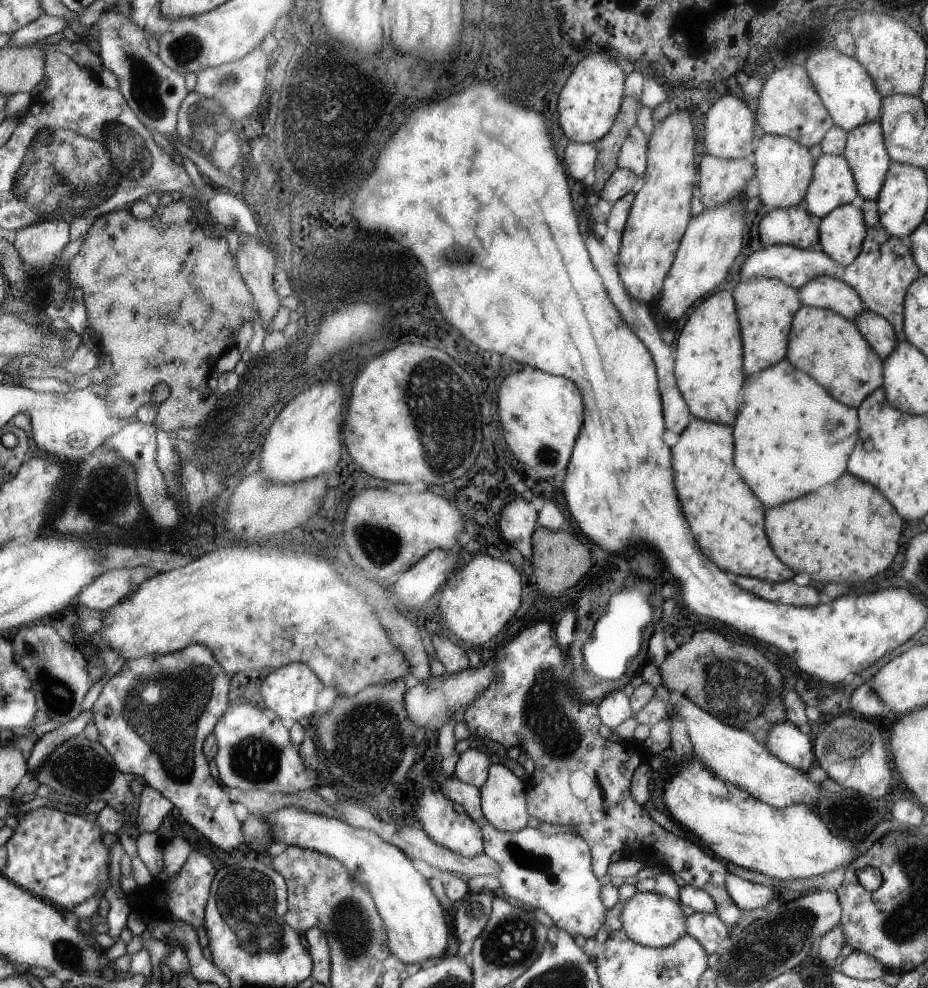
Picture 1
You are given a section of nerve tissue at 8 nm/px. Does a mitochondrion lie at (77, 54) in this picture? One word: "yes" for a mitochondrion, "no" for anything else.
no

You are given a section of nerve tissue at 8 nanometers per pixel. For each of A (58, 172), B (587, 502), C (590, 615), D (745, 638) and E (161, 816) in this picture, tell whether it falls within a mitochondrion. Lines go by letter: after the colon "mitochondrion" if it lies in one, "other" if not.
A: mitochondrion
B: other
C: other
D: other
E: other

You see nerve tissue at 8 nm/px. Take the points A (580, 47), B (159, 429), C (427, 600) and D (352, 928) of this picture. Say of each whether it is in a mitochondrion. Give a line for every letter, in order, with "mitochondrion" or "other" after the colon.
A: other
B: other
C: other
D: mitochondrion

